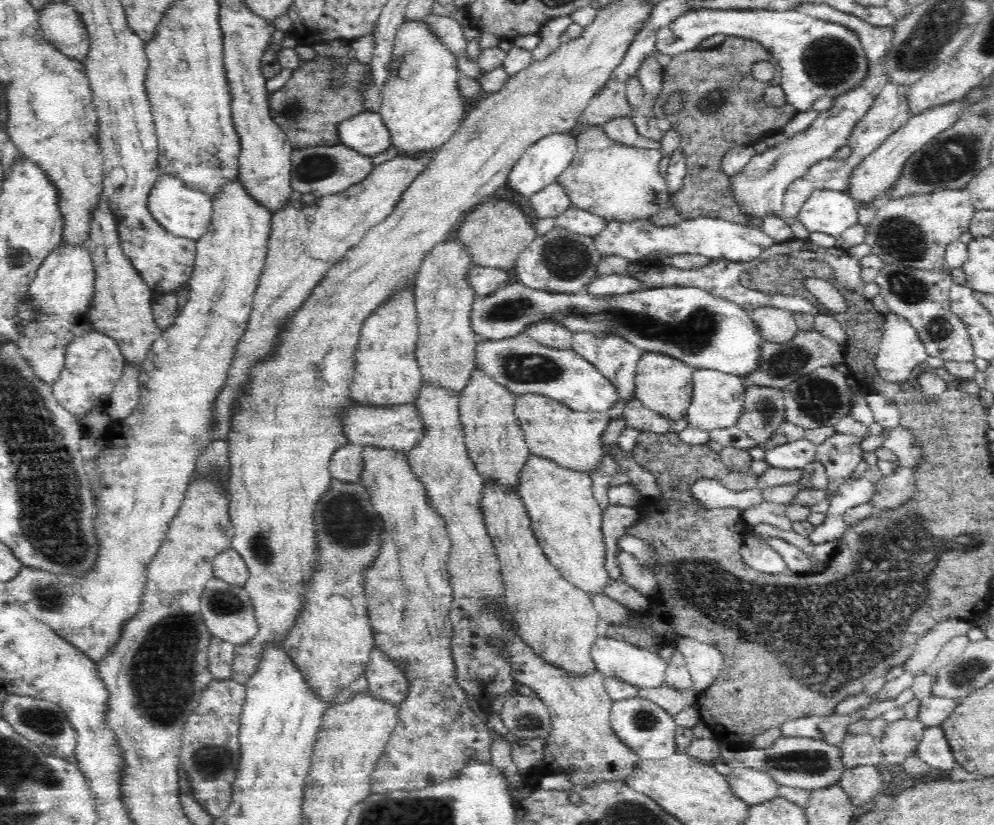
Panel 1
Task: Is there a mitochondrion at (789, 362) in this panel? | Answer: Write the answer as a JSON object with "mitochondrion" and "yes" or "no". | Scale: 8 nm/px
{"mitochondrion":"yes"}

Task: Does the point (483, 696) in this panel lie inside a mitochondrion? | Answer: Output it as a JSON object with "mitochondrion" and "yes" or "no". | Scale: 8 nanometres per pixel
{"mitochondrion":"no"}

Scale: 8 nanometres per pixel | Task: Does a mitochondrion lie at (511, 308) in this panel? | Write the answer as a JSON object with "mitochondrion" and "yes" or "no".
{"mitochondrion":"yes"}

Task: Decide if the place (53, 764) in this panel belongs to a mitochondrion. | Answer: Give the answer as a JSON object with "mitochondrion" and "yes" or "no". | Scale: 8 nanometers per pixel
{"mitochondrion":"no"}

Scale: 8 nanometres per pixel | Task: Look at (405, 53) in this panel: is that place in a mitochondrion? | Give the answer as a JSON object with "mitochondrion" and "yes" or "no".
{"mitochondrion":"yes"}

